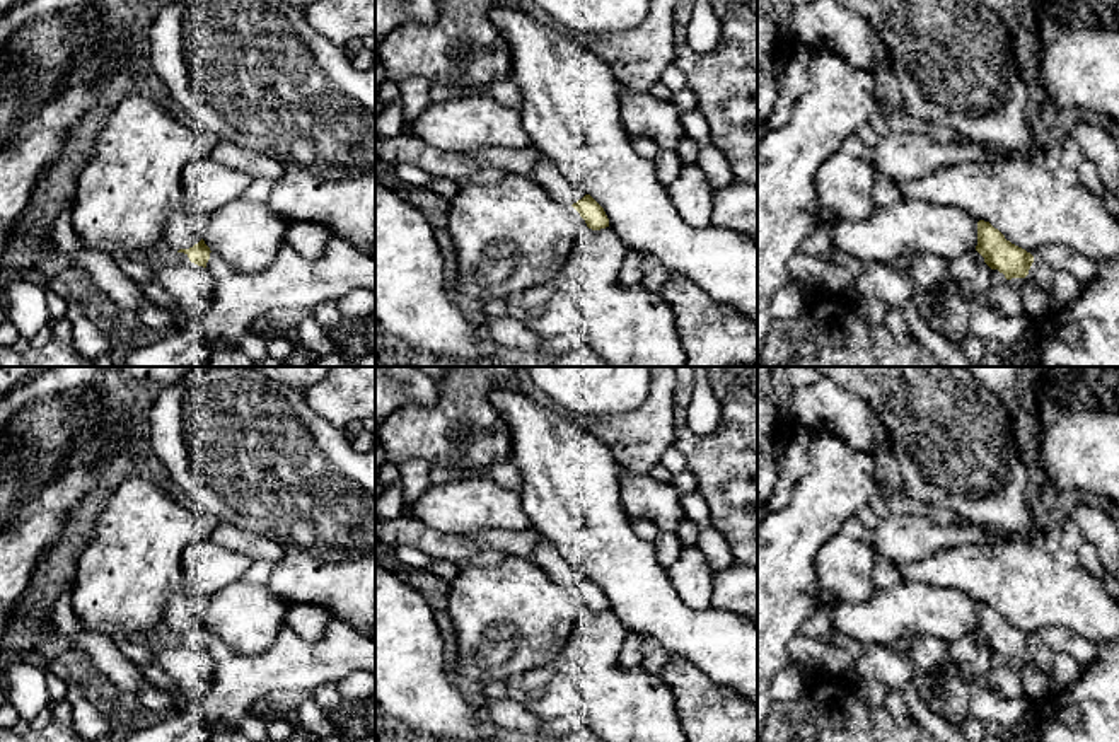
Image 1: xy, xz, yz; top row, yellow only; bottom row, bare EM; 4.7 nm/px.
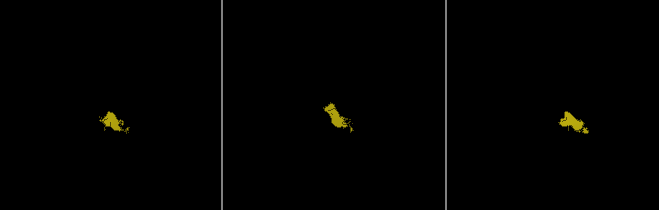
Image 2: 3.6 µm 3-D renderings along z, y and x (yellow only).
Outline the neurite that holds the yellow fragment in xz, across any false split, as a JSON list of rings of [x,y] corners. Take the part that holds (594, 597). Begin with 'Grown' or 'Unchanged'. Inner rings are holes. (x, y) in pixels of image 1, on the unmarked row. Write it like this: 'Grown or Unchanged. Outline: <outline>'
Grown. Outline: [[[546,537],[539,539],[531,559],[556,583],[571,587],[588,611],[600,612],[609,609],[604,590],[582,570],[566,561]]]

